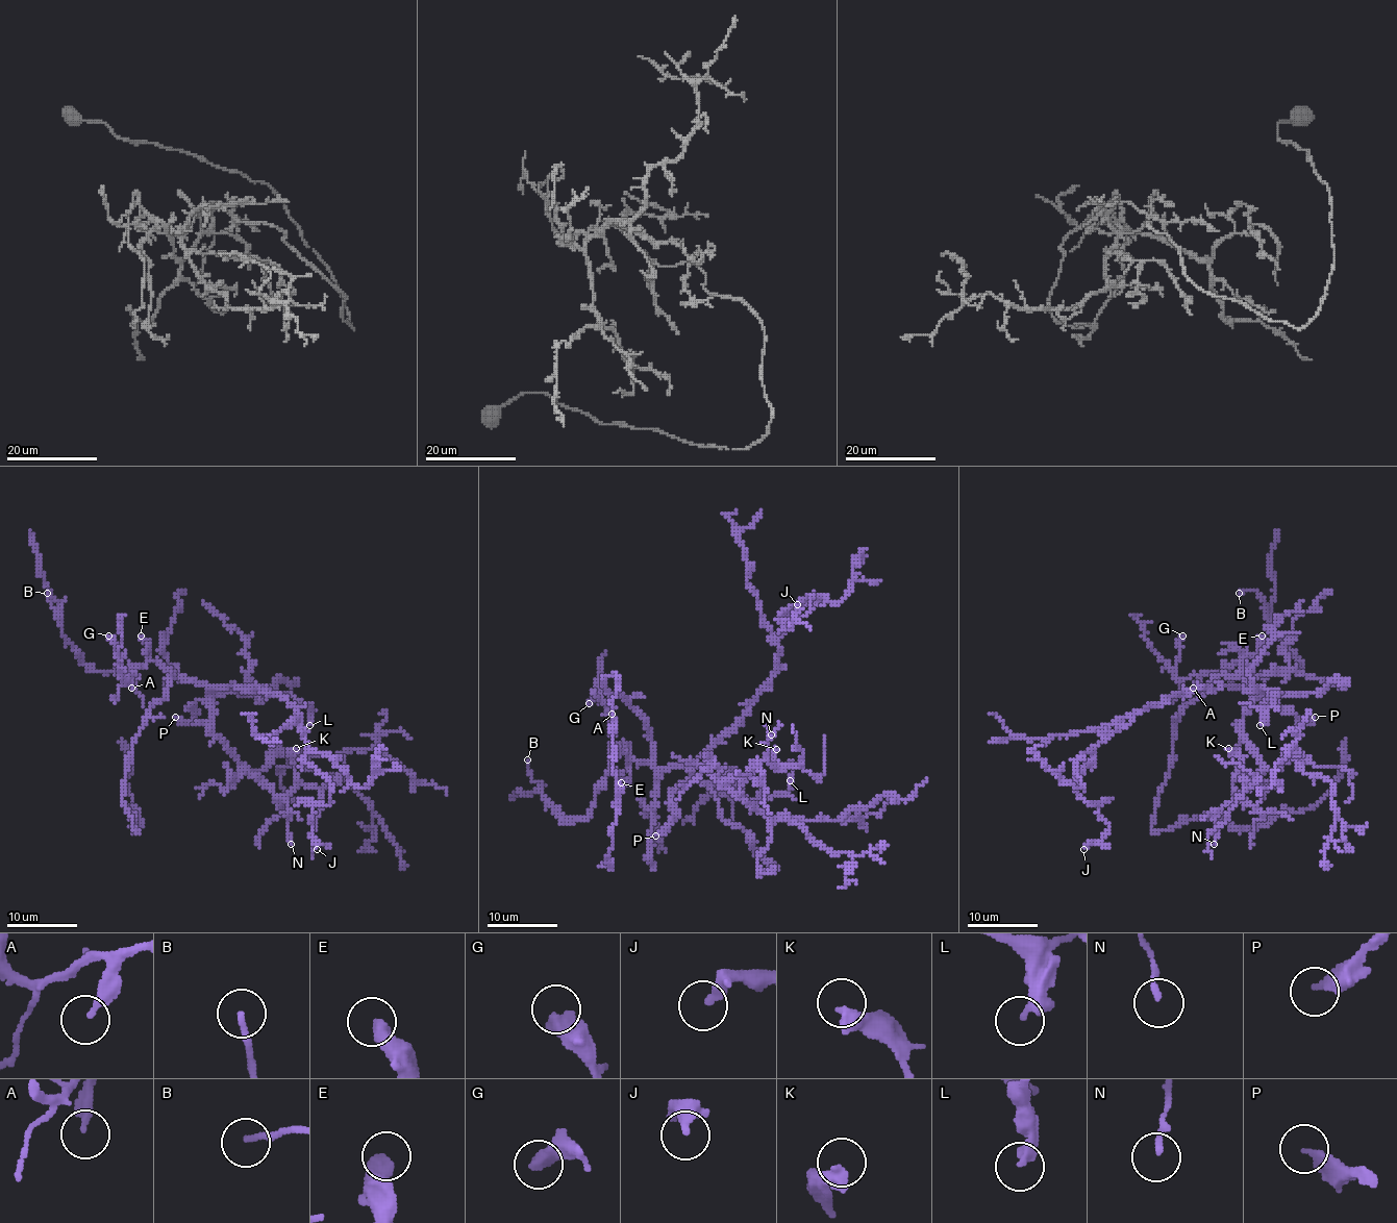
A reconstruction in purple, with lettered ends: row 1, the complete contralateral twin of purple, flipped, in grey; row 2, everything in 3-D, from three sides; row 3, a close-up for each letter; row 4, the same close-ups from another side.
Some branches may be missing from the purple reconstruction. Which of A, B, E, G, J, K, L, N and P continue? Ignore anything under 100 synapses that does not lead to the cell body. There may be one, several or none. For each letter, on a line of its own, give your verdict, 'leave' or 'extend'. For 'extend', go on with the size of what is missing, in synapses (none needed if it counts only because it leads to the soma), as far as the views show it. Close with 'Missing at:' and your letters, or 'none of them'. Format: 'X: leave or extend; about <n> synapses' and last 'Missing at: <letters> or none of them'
A: leave
B: leave
E: leave
G: leave
J: leave
K: leave
L: leave
N: leave
P: leave
Missing at: none of them

